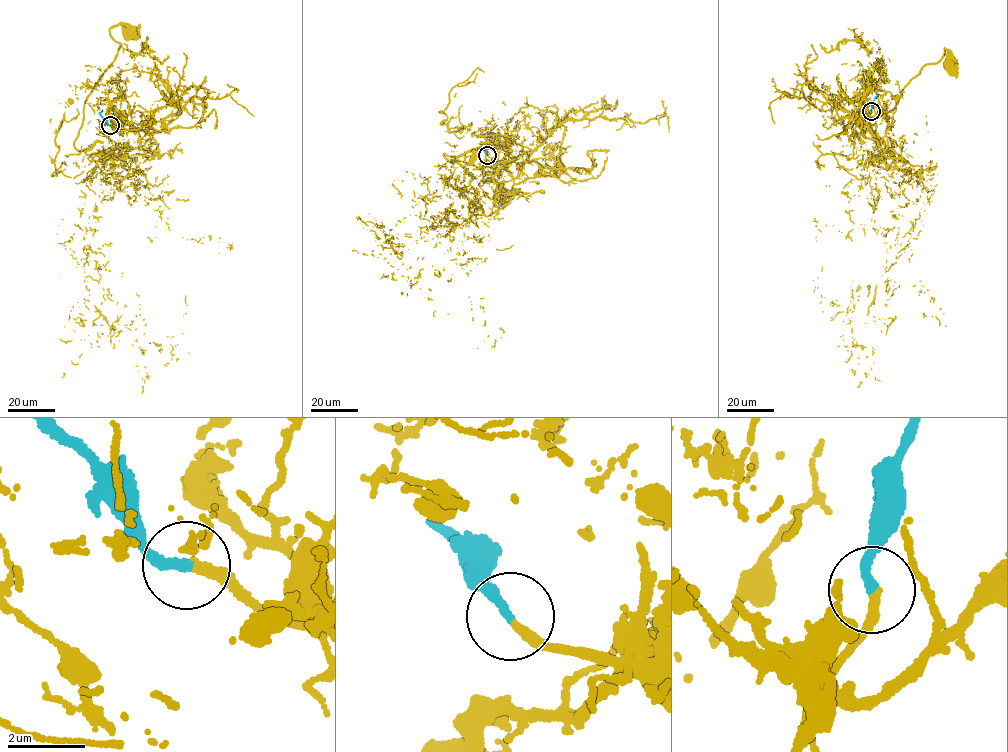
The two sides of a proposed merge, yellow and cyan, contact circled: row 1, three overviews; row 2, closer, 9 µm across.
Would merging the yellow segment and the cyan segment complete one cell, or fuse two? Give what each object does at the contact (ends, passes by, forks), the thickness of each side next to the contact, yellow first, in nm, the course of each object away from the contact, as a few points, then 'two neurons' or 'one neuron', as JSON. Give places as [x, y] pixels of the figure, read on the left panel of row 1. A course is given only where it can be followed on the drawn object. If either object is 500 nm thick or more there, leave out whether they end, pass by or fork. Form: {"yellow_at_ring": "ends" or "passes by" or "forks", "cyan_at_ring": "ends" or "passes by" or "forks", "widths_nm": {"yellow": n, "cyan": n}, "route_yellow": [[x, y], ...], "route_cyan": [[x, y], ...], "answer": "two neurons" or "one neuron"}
{"yellow_at_ring": "ends", "cyan_at_ring": "ends", "widths_nm": {"yellow": 260, "cyan": 240}, "route_yellow": [[111, 125], [155, 142], [87, 154], [74, 144], [86, 97], [120, 45], [109, 29], [131, 31]], "route_cyan": [[110, 125], [101, 116], [102, 109]], "answer": "one neuron"}

